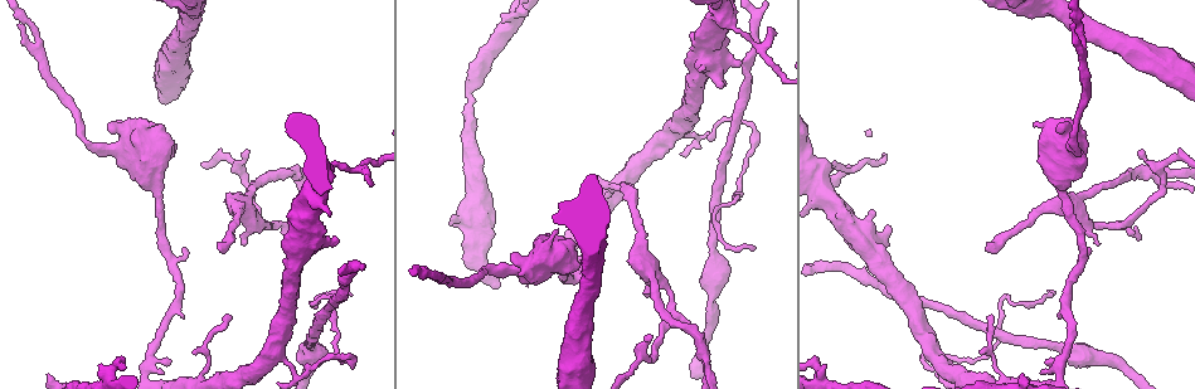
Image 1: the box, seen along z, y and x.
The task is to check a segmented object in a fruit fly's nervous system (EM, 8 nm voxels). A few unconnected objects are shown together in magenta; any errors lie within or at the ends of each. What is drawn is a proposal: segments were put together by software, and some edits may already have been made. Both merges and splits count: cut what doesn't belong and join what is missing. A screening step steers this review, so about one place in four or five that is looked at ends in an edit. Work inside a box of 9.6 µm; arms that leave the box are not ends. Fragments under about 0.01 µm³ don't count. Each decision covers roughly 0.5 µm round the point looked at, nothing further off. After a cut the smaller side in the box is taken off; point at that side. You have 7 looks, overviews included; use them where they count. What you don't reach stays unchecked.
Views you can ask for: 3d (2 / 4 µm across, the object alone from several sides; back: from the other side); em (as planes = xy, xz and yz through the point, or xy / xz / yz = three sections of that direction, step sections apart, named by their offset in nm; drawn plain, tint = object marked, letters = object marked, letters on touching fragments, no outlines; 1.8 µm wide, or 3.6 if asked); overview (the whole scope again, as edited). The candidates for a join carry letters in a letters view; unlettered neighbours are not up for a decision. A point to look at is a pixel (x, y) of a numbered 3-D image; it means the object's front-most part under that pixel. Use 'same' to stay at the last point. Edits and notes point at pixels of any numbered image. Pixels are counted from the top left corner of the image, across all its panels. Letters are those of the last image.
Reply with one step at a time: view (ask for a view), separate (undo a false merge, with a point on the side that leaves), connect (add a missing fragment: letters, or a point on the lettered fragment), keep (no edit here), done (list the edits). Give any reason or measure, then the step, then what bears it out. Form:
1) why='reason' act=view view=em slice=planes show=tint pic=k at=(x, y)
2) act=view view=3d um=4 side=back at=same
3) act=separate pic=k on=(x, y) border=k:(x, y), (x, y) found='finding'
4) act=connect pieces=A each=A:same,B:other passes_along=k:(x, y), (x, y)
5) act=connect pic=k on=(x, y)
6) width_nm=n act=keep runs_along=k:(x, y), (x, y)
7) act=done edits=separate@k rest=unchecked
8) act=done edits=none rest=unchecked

why='branch stops here' act=view view=3d um=4 side=back pic=1 at=(1022, 376)

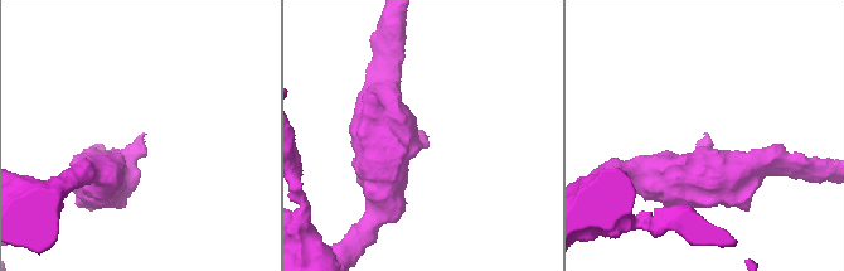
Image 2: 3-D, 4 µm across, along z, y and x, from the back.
act=view view=em slice=planes show=tint pic=2 at=(707, 133)

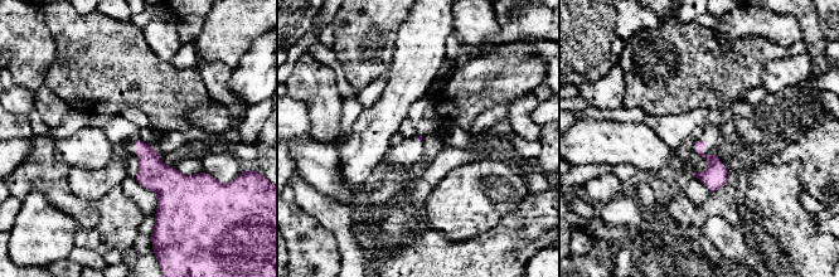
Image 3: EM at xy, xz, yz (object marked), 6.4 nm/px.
why='what lies round it' act=view view=em slice=planes show=letters at=same

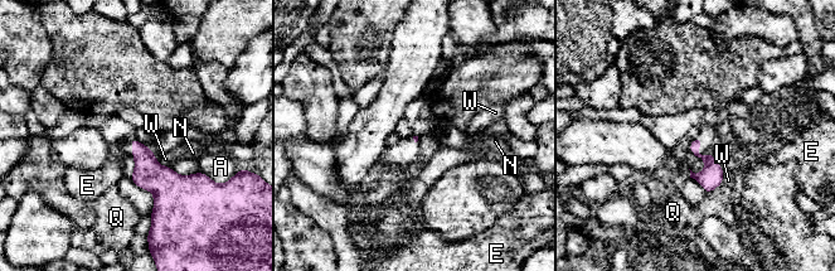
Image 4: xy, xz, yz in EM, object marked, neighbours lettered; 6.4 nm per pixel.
act=keep each=A:other,E:other,N:other,Q:other,W:other border=4:(154, 155), (160, 164), (169, 167) found='none of them fits'

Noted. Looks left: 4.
why='sharp bend' act=view view=em slice=planes show=letters pic=1 at=(1062, 362)

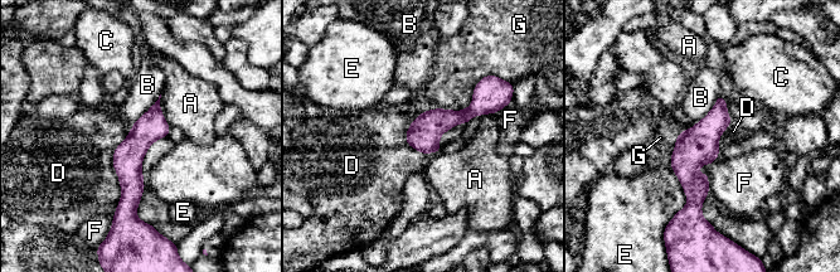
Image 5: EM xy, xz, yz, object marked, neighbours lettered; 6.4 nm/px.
act=keep each=A:other,B:other,C:other,D:other,E:other,F:other,G:other runs_along=5:(720, 101), (692, 150), (699, 215) found='all the same neuron'

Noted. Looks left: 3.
why='an open end' act=view view=3d um=4 side=back pic=1 at=(20, 32)

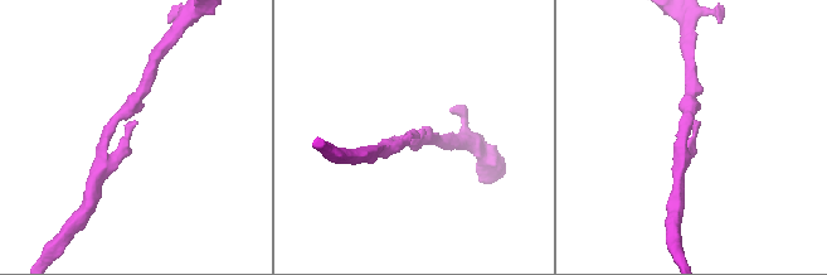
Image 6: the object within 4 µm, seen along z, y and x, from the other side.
why='need the tissue' act=view view=em um=3.6 slice=xy step=4 show=letters pic=6 at=(413, 132)

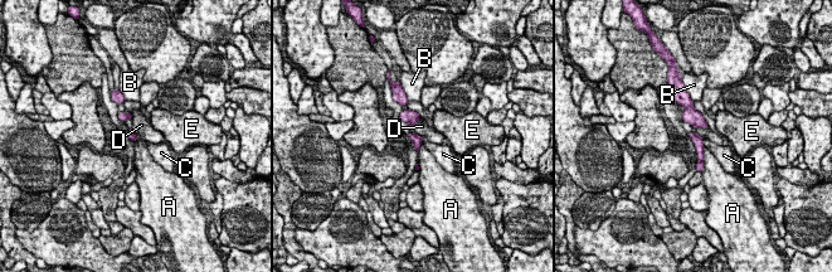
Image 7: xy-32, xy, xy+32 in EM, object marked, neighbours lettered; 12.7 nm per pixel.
act=keep each=A:other,B:other,C:other,D:other,E:other runs_along=7:(692, 136), (699, 145), (700, 168) found='no lettered fragment goes on from it'

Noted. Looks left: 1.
act=done edits=none rest=unchecked

